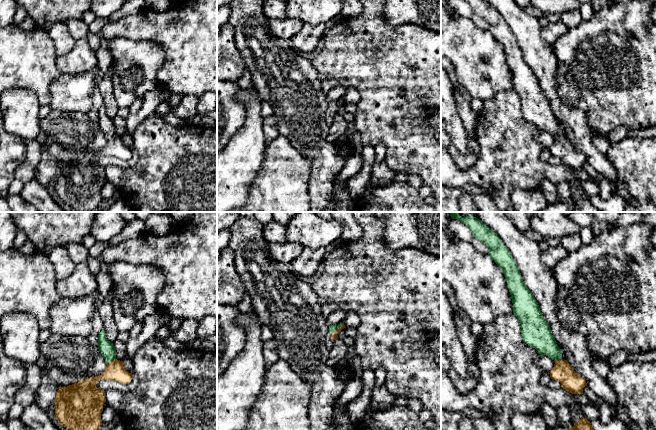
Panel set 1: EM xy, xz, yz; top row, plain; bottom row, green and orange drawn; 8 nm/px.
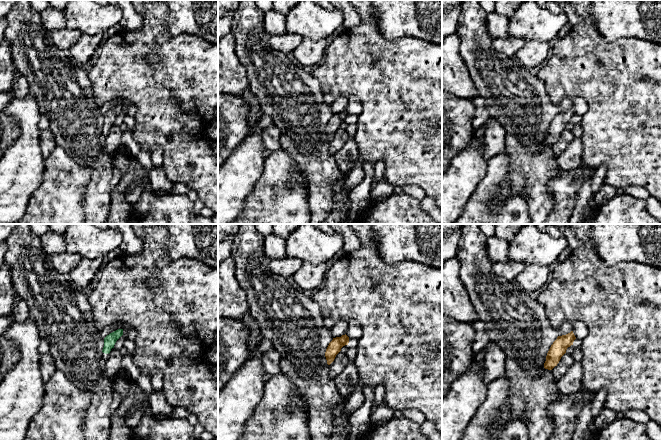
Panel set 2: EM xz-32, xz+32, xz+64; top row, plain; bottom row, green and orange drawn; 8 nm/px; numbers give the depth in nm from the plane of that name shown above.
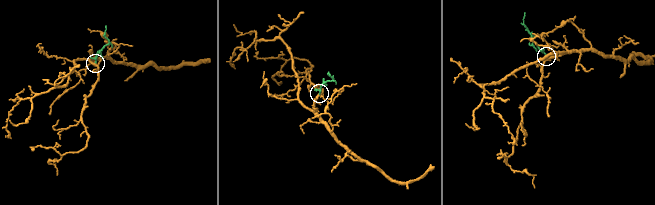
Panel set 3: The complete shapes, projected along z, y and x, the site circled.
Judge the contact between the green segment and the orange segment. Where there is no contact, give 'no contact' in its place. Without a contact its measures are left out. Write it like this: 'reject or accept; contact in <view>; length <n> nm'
accept; contact in xz; length 130 nm

